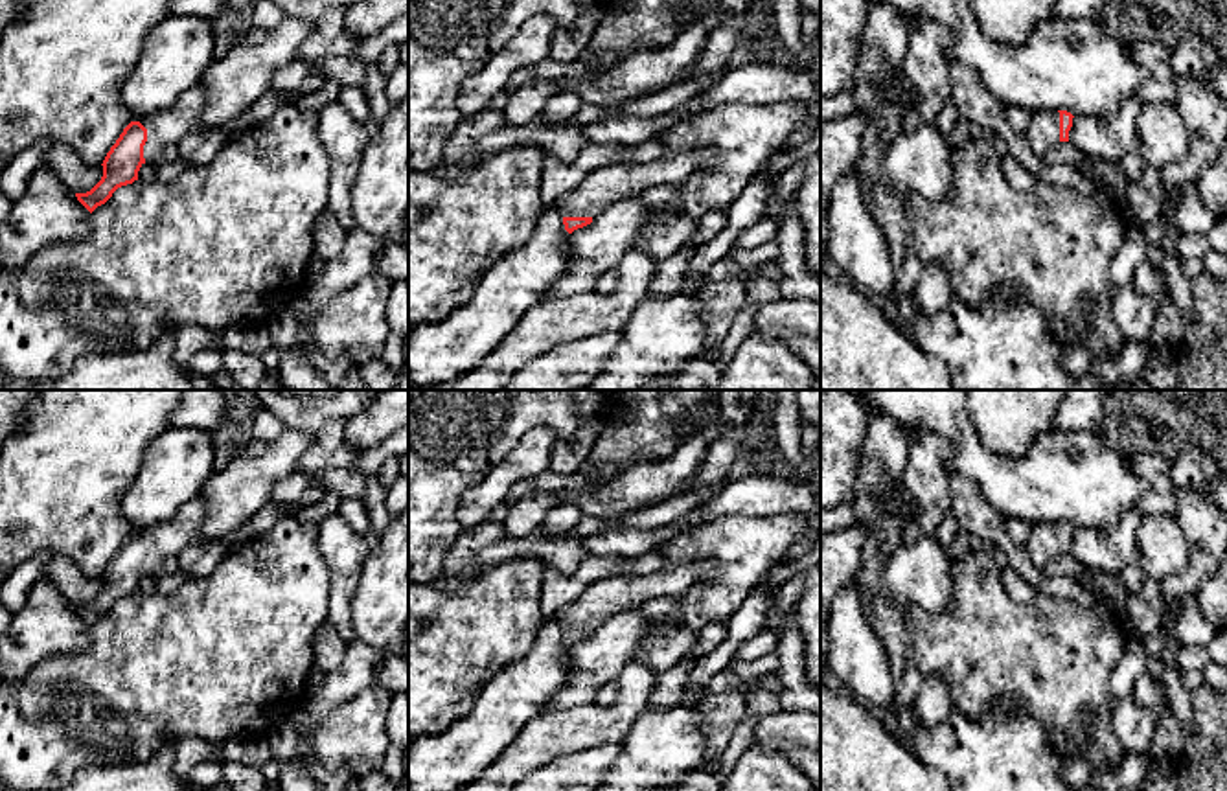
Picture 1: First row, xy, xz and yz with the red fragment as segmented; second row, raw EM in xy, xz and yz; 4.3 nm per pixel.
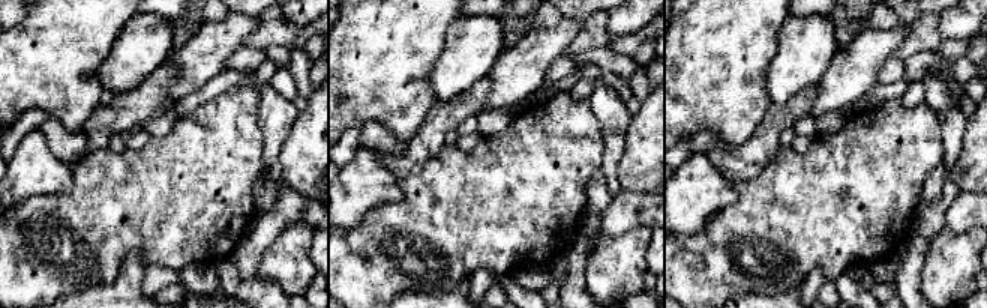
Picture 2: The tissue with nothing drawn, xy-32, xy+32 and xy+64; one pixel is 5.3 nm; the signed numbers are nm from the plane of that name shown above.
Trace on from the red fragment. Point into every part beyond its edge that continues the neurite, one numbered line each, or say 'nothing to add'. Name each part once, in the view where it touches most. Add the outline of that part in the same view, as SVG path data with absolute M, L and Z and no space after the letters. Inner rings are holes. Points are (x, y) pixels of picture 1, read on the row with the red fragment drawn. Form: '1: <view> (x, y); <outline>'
1: xy (166, 127); M197 85L178 97L169 109L162 109L140 120L147 129L143 145L145 162L156 158L169 145L178 145L189 132L202 129L199 120L206 101L206 88Z

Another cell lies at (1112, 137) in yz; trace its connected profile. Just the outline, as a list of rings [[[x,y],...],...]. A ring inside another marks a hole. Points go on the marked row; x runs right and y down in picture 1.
[[[1137,96],[1124,99],[1113,114],[1074,114],[1069,142],[1087,156],[1118,164],[1124,155],[1141,151],[1137,121],[1142,101]]]

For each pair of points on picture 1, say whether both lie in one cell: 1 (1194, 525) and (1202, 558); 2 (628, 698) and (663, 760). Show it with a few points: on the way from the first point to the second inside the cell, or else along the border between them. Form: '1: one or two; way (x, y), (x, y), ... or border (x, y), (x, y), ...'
1: one; way (1202, 532), (1205, 536), (1205, 550)
2: two; border (648, 707), (620, 740)

